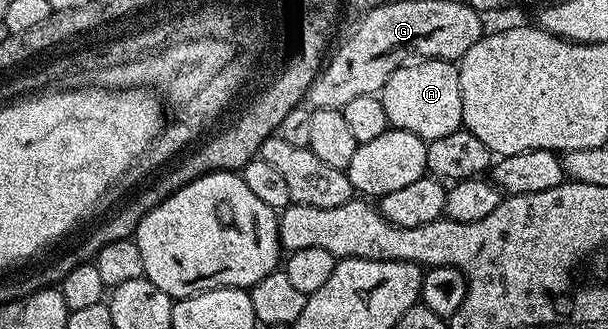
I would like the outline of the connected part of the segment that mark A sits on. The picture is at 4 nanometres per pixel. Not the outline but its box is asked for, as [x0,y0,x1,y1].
[380,59,463,143]

